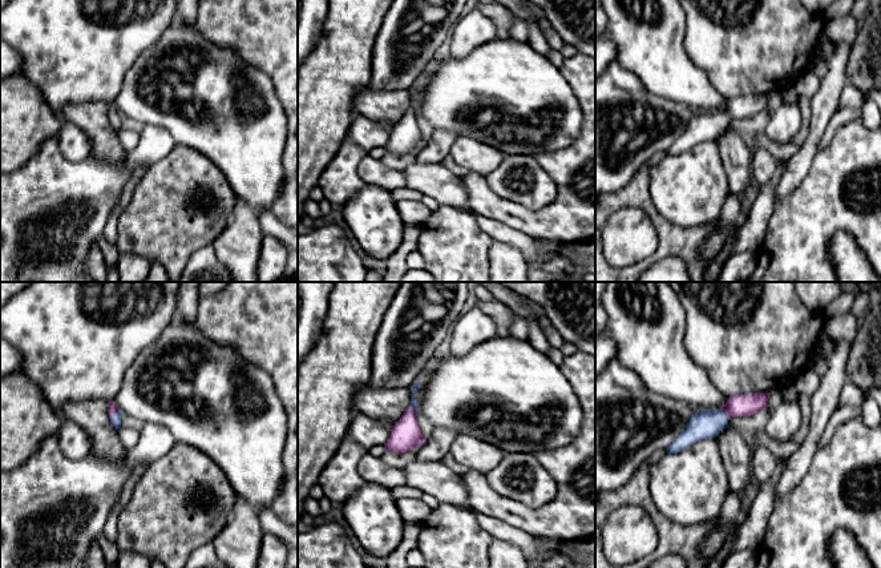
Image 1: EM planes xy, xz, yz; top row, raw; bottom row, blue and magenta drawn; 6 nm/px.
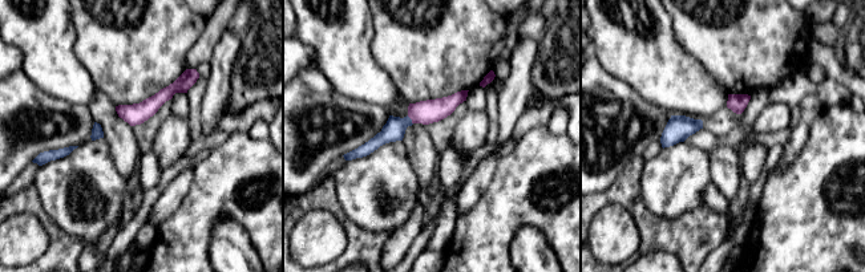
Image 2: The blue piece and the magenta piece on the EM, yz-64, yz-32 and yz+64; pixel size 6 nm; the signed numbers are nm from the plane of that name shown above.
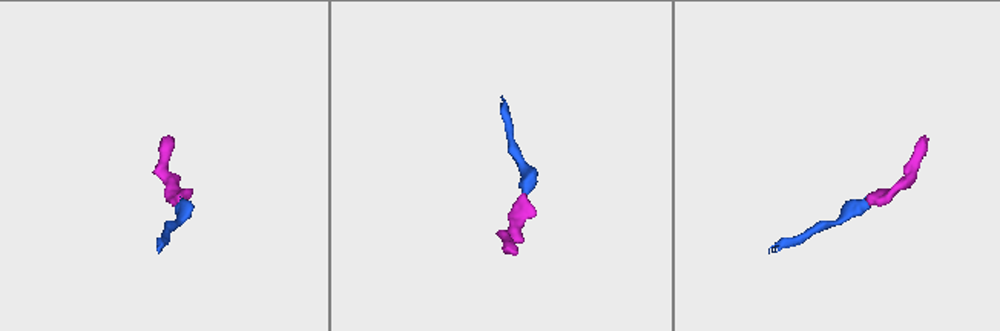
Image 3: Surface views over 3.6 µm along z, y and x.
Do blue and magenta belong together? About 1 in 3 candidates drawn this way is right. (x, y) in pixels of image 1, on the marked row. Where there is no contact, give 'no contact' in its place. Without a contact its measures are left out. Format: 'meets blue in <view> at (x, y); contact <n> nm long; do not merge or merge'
meets blue in yz at (724, 414); contact 90 nm long; merge

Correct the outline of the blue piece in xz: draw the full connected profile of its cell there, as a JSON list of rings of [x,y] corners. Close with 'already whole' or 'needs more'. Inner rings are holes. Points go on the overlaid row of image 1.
[[[416,380],[411,387],[413,395],[412,402],[401,418],[395,422],[388,442],[384,444],[387,451],[407,452],[425,443],[427,438],[423,436],[417,423],[417,400],[415,399],[415,392],[419,387],[420,382]]]; needs more

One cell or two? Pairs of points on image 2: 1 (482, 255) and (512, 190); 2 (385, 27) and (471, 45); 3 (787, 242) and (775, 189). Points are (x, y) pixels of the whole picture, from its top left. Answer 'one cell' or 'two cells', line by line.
1: one cell
2: one cell
3: one cell

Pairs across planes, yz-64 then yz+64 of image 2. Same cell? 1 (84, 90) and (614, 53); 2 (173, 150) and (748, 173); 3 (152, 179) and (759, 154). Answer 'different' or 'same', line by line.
1: same
2: different
3: same

